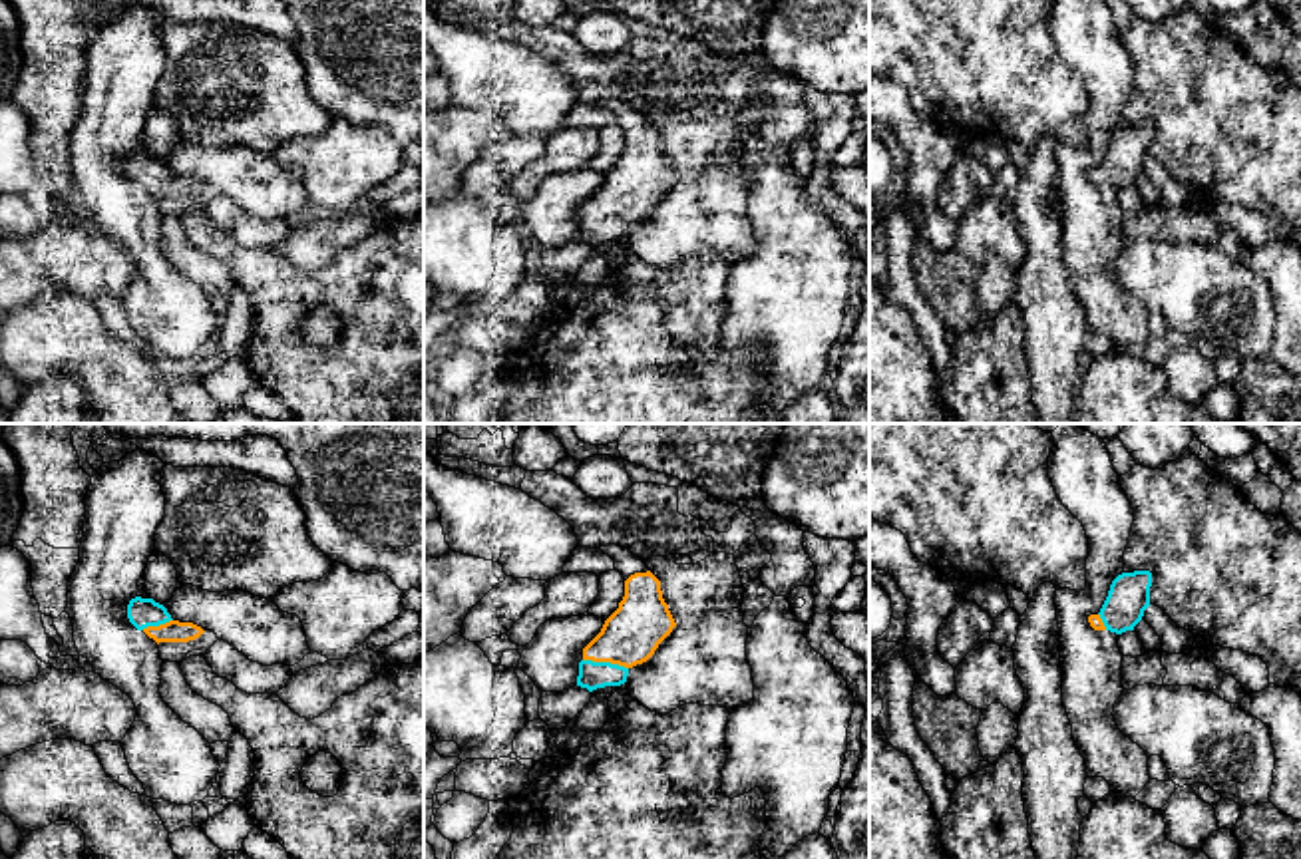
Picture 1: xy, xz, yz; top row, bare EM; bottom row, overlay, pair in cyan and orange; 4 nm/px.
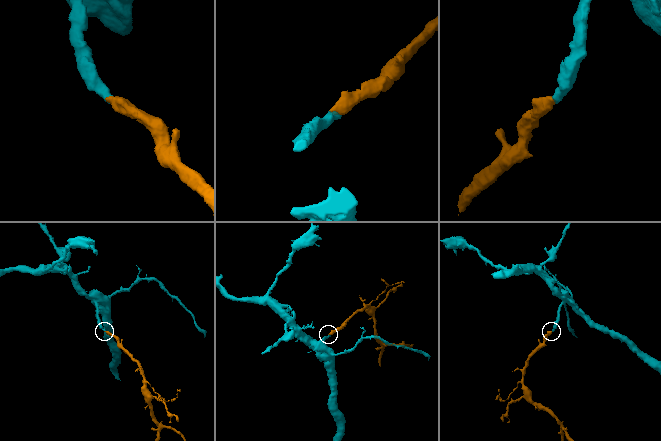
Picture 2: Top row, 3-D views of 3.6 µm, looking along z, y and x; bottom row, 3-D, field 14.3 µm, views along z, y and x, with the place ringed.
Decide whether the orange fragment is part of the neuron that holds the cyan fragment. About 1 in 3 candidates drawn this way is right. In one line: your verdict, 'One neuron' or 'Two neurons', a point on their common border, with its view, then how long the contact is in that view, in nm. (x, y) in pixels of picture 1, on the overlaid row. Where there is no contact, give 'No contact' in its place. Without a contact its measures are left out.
One neuron. Touches cyan at xz (605, 663). Shared border 190 nm

